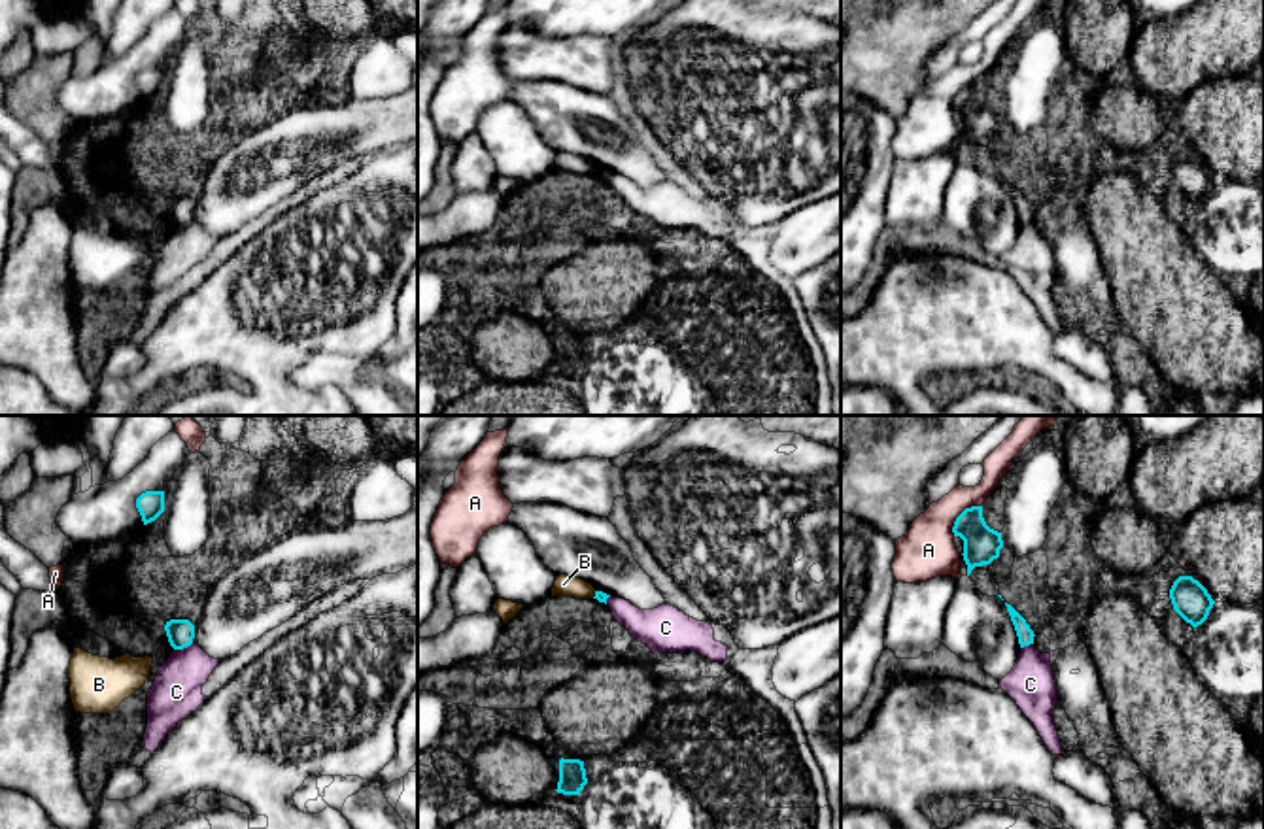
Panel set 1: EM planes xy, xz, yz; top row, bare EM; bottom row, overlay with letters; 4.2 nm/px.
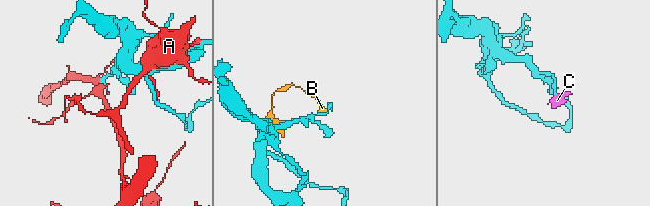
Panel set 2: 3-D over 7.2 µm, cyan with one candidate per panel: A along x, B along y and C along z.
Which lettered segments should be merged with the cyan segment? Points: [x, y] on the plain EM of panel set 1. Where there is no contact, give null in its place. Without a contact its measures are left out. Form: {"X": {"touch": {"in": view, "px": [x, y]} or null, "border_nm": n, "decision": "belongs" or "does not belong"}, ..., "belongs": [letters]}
{"A": {"touch": {"in": "yz", "px": [960, 91]}, "border_nm": 180, "decision": "does not belong"}, "B": {"touch": {"in": "xz", "px": [596, 170]}, "border_nm": 40, "decision": "does not belong"}, "C": {"touch": {"in": "xy", "px": [184, 223]}, "border_nm": 90, "decision": "does not belong"}, "belongs": []}

